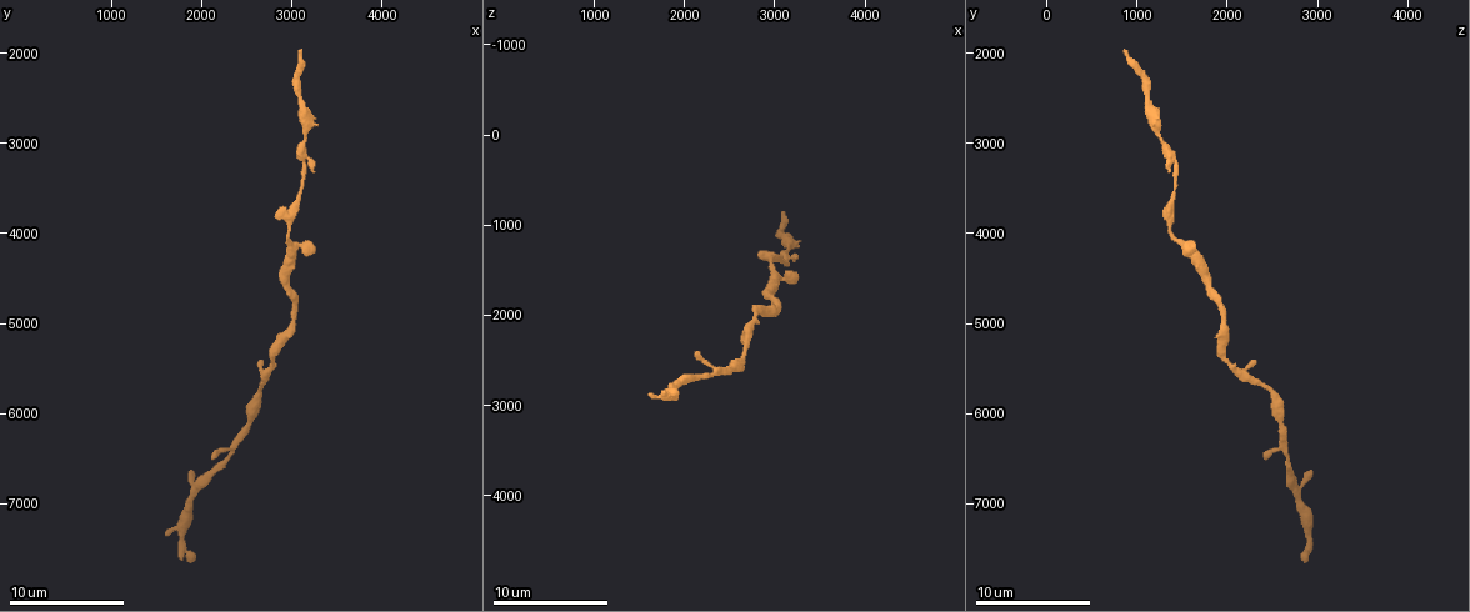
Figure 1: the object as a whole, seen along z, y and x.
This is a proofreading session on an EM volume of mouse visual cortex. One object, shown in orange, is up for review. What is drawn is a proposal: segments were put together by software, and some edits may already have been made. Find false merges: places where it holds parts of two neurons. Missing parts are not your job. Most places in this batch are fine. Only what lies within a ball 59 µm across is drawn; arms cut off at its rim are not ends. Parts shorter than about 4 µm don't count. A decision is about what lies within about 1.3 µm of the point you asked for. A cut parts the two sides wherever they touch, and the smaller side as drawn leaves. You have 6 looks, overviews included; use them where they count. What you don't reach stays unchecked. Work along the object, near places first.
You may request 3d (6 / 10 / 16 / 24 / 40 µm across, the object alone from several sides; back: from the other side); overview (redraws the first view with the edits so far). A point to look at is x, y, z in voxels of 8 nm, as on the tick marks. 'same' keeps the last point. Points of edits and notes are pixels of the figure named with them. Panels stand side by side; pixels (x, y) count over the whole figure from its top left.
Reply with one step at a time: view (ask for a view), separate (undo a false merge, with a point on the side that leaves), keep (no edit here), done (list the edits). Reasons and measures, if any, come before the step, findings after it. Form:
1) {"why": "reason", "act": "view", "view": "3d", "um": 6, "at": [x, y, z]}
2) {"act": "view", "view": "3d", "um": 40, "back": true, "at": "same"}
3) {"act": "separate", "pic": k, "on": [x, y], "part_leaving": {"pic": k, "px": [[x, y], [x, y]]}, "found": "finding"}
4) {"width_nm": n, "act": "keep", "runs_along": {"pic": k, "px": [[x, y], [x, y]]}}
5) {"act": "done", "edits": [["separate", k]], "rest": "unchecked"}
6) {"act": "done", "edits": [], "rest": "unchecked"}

{"why": "calibre changes", "act": "view", "view": "3d", "um": 10, "at": [2650, 5800, 2500]}

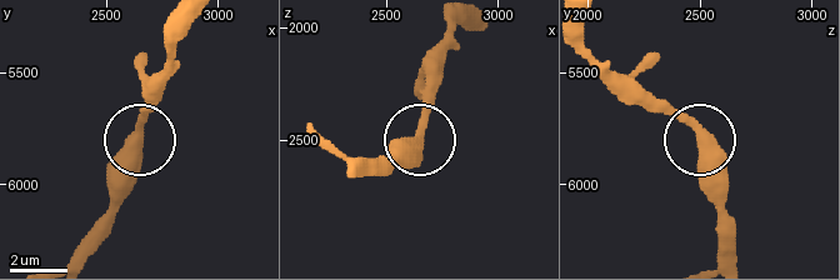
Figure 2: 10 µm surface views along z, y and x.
{"act": "view", "view": "3d", "um": 6, "at": [2630, 5790, 2500]}

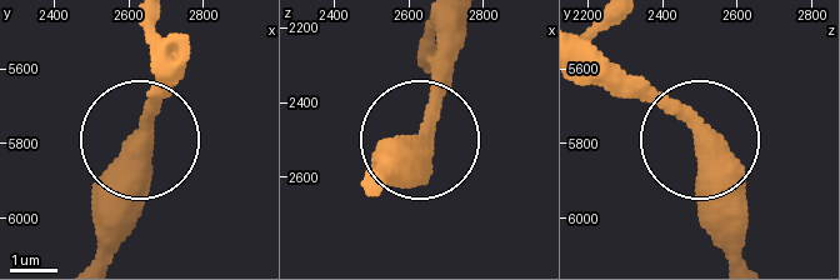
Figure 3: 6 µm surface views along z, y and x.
{"width_nm": 390, "act": "keep", "runs_along": {"pic": 3, "px": [[465, 25], [438, 121], [394, 169]]}, "found": "continuous, no second neuron"}

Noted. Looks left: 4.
{"why": "narrows sharply", "act": "view", "view": "3d", "um": 6, "at": [2300, 6450, 2650]}

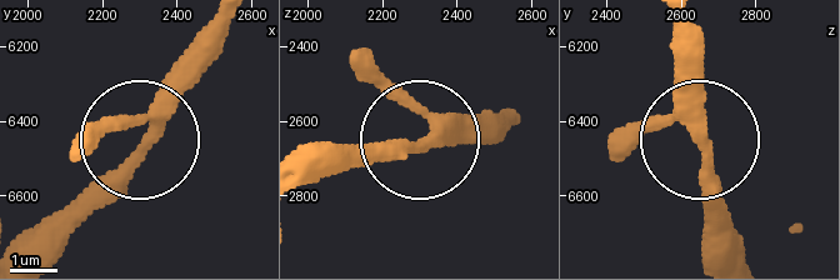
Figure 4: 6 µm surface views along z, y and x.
{"width_nm": 240, "act": "keep", "found": "one neuron here"}

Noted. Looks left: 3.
{"why": "sudden change in width", "act": "view", "view": "3d", "um": 10, "at": [3000, 3700, 1400]}

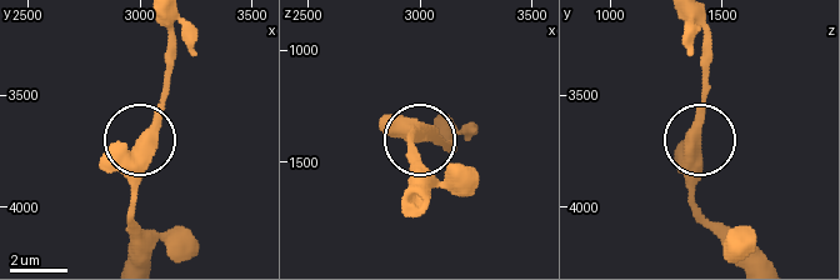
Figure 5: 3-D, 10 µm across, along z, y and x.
{"act": "view", "view": "3d", "um": 10, "back": true, "at": [3020, 3680, 1370]}

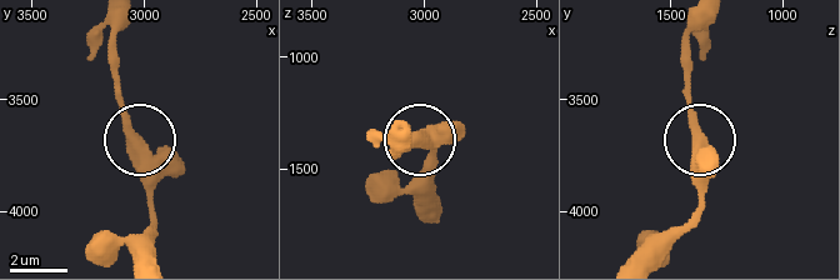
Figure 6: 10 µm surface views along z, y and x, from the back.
{"act": "keep", "runs_along": {"pic": 6, "px": [[651, 258], [701, 193], [686, 59]]}, "found": "continuous, no second neuron"}

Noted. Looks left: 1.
{"act": "done", "edits": [], "rest": "unchecked"}

